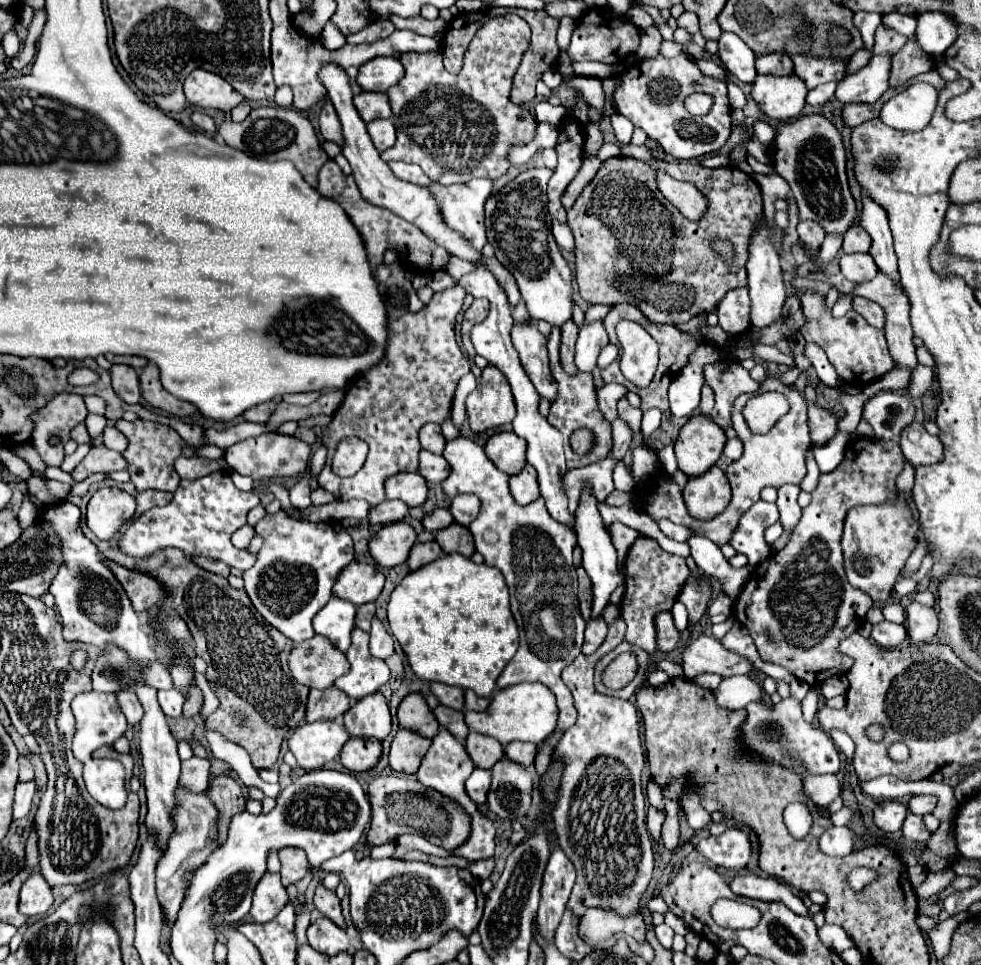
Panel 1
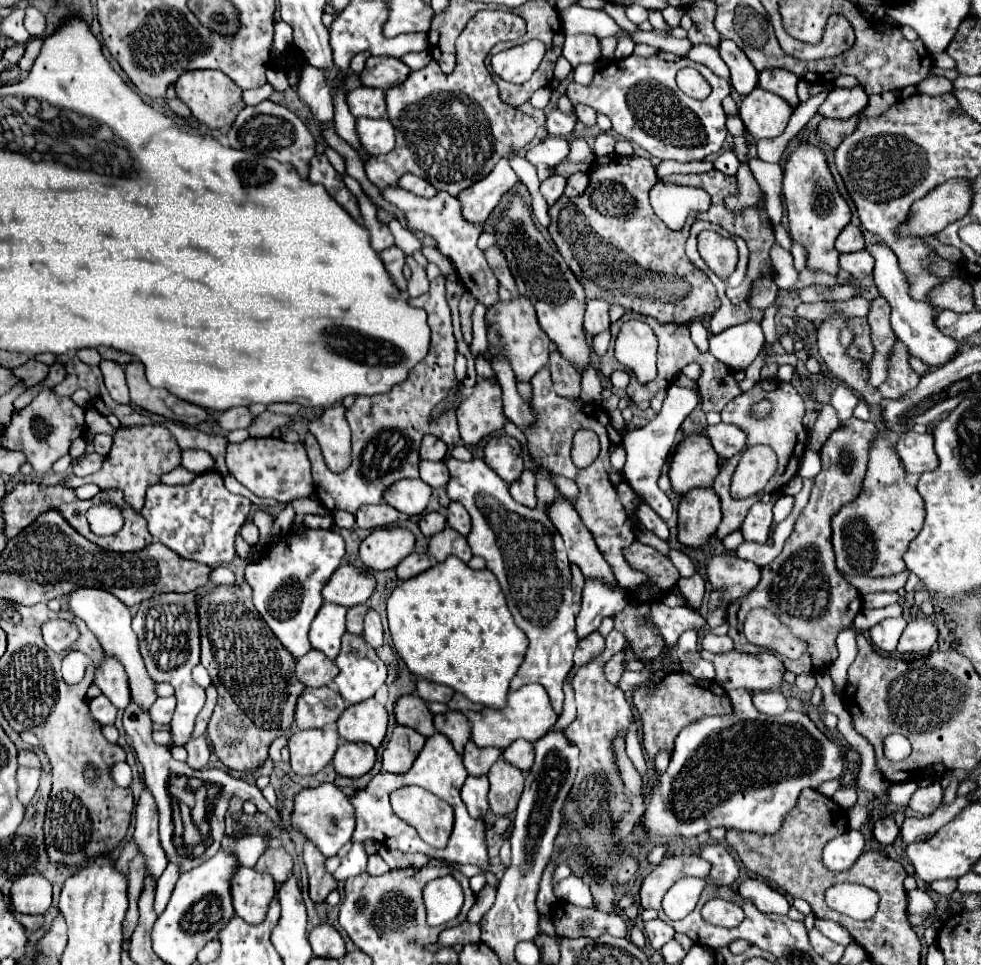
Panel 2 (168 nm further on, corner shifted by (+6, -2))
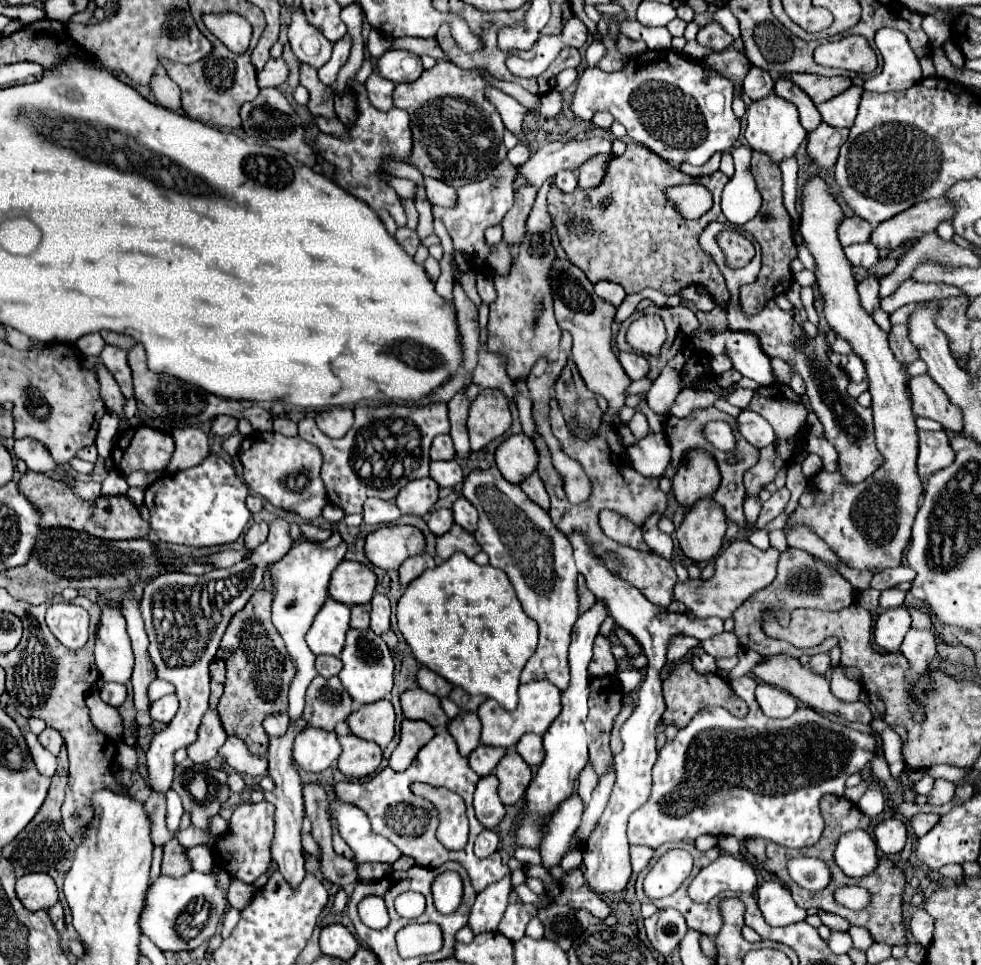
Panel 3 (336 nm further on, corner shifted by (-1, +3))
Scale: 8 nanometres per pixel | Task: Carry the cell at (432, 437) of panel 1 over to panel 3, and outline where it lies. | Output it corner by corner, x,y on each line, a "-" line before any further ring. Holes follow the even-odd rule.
435,436
431,444
431,460
453,460
455,448
451,436

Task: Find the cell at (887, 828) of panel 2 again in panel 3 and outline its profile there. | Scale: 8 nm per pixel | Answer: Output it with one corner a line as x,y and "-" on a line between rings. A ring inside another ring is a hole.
889,818
889,820
881,820
875,828
875,842
877,848
883,854
899,854
905,846
907,840
907,832
905,832
905,824
899,818

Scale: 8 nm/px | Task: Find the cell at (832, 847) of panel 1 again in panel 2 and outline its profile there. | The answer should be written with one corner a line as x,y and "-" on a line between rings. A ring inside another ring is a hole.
848,829
840,837
834,837
824,847
824,865
832,871
848,869
864,849
864,837
856,829

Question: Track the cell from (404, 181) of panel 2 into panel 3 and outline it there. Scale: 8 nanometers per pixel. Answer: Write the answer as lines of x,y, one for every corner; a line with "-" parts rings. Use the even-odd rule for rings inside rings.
425,178
425,190
427,190
427,200
435,206
443,208
453,208
457,204
457,192
453,186
447,186
441,180
435,178

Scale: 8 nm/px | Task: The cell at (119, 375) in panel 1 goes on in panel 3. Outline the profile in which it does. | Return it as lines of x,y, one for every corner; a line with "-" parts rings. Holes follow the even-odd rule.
105,344
101,352
101,360
107,366
107,370
113,374
113,378
117,380
123,396
133,398
133,382
131,382
131,368
127,364
127,352

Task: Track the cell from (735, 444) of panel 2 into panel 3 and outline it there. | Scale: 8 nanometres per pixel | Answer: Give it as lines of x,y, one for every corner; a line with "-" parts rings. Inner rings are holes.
743,410
737,418
737,424
739,424
739,432
745,436
745,440
757,448
765,448
765,446
773,444
773,440
775,440
775,432
773,432
771,424
753,410

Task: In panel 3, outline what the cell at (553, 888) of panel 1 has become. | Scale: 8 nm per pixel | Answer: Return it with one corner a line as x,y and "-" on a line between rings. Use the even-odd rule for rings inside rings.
571,850
571,852
567,852
567,854
563,856
561,868
563,868
563,870
573,870
573,868
577,868
581,862
583,862
583,854
581,854
579,850

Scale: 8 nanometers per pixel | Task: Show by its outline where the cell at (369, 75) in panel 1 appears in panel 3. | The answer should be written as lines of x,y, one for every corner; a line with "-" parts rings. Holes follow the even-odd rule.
395,50
385,52
379,58
377,68
379,68
383,78
387,78
387,80
391,80
395,84
415,82
423,72
419,56
409,54
409,52
395,52

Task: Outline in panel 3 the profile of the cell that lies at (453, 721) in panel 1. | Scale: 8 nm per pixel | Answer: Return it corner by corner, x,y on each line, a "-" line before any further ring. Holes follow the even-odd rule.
461,712
449,722
449,734
455,738
461,756
469,756
479,746
481,722
475,712

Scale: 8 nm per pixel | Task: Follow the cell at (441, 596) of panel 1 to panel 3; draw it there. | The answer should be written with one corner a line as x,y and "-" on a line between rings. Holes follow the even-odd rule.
455,552
441,566
423,572
423,576
415,578
397,604
397,620
399,630
407,644
413,650
413,656
453,686
463,688
467,694
481,694
497,700
505,710
517,708
517,688
519,674
525,668
527,660
535,654
537,648
537,622
529,618
517,594
507,578
507,574
493,566
479,566
463,552

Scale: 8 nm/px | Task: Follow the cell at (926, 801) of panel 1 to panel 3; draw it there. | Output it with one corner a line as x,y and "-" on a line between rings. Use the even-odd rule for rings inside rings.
935,780
933,790
929,792
929,802
931,804
947,804
953,800
955,794
955,784
947,780

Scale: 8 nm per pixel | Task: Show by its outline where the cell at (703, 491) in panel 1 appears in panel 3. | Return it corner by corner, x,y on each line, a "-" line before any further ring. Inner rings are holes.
699,500
699,504
695,504
695,508
685,514
685,520
675,534
683,554
699,564
709,562
719,554
725,528
727,522
723,508
719,508
713,500

